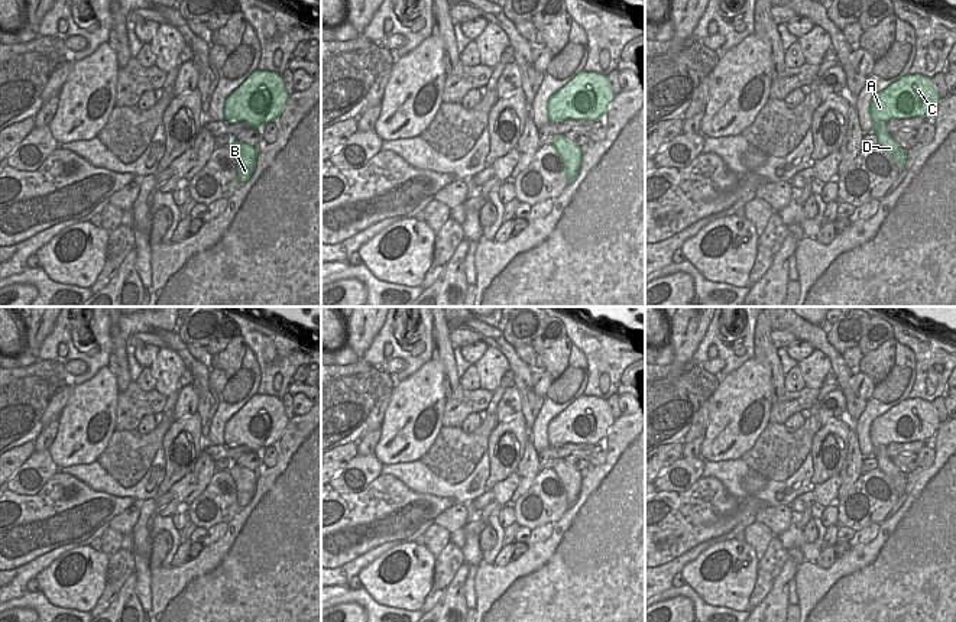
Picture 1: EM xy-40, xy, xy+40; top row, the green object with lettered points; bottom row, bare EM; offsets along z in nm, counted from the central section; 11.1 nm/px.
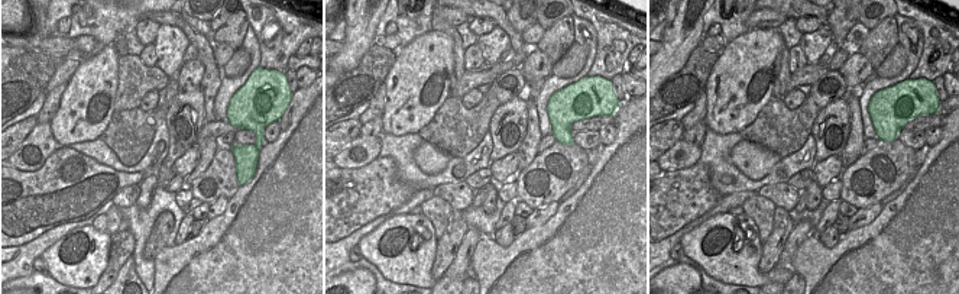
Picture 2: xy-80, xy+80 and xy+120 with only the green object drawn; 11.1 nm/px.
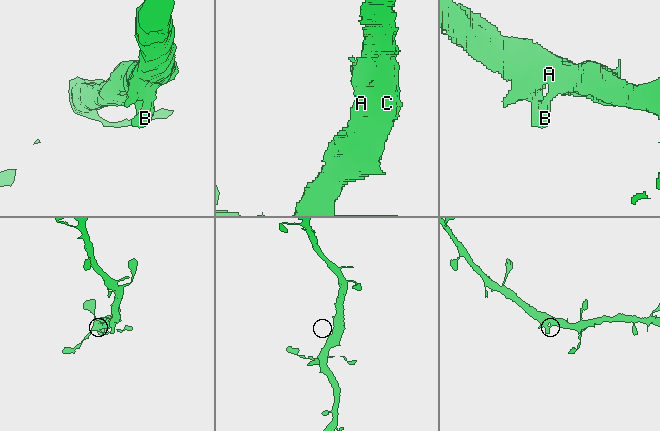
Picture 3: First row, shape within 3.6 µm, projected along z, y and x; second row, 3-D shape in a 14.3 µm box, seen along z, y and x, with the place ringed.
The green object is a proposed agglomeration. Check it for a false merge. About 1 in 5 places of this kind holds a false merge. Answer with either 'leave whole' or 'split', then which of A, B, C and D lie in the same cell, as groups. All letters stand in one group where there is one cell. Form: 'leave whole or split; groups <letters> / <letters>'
leave whole; groups A B C D

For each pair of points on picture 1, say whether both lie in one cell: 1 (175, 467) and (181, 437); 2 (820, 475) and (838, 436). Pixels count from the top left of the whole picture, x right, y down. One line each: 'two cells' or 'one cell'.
1: one cell
2: one cell

